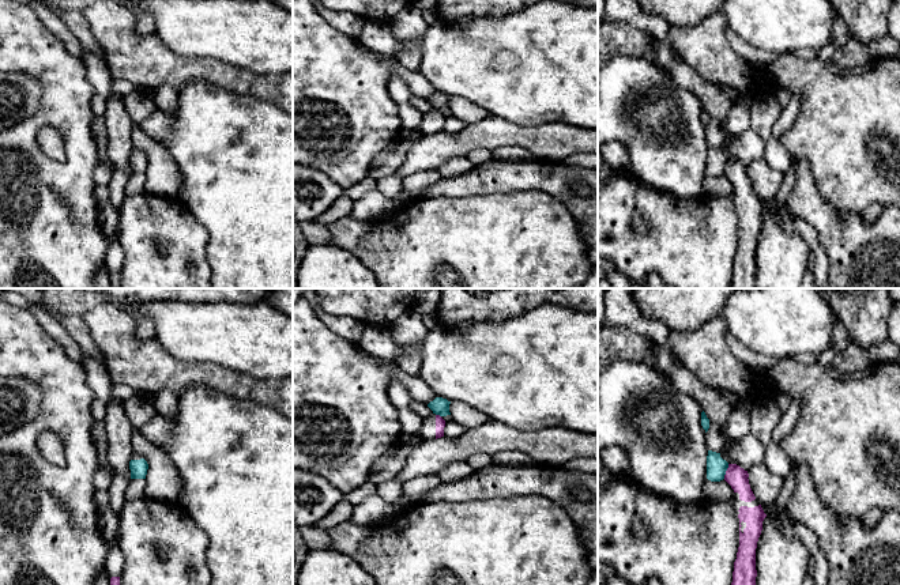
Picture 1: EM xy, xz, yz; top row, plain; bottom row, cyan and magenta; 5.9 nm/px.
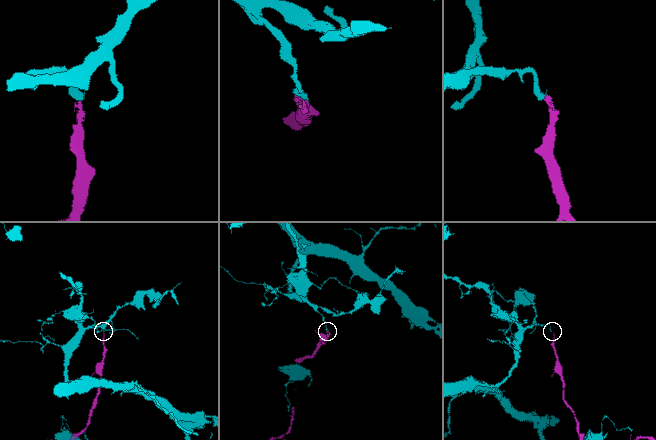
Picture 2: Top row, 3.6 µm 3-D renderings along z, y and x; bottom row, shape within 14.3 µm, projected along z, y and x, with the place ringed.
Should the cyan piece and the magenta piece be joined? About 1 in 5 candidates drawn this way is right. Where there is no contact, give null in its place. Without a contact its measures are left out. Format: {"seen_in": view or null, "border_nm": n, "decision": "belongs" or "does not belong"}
{"seen_in": "yz", "border_nm": 90, "decision": "does not belong"}

